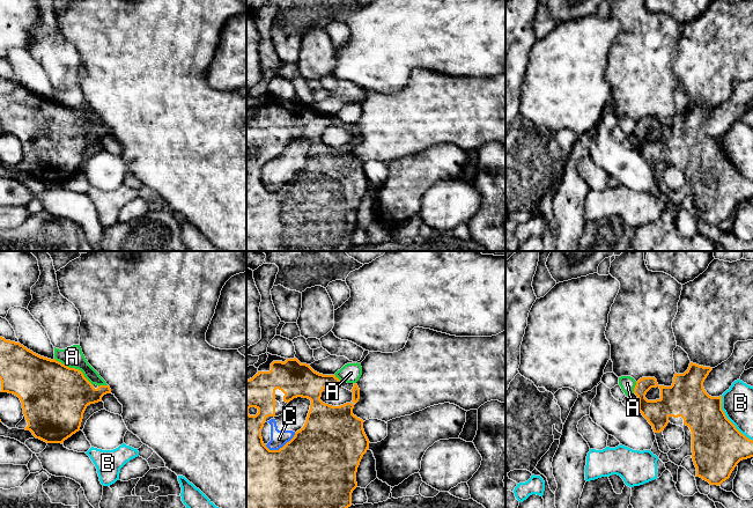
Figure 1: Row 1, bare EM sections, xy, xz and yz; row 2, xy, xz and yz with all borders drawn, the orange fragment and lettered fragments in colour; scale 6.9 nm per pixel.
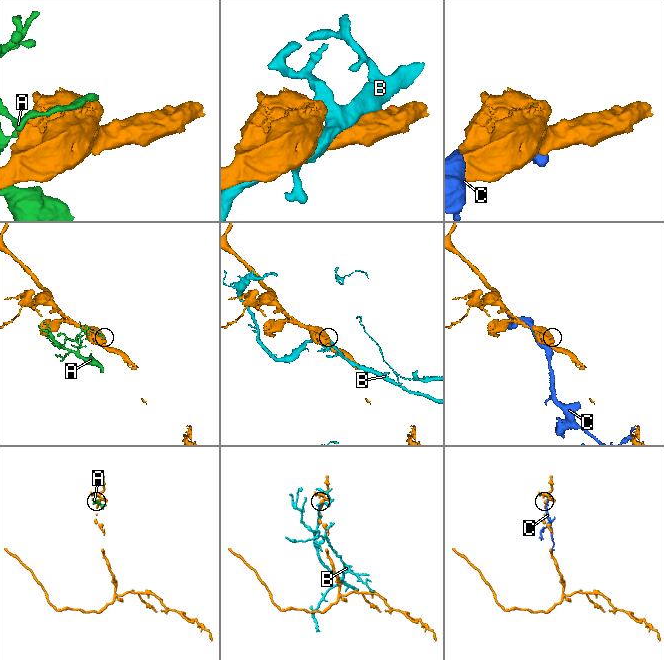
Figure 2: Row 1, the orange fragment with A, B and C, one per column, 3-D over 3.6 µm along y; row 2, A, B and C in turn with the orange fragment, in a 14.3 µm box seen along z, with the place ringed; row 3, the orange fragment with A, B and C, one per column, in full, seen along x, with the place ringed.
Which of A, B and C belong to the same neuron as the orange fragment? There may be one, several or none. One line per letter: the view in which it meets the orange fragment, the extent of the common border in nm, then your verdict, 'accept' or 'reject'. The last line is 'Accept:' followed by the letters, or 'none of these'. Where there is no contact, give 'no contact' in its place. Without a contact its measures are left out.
A: xy | 320 nm | reject
B: yz | 380 nm | reject
C: xz | 240 nm | reject
Accept: none of these

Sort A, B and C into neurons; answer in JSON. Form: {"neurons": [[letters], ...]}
{"neurons": [["A"], ["B"], ["C"]]}

